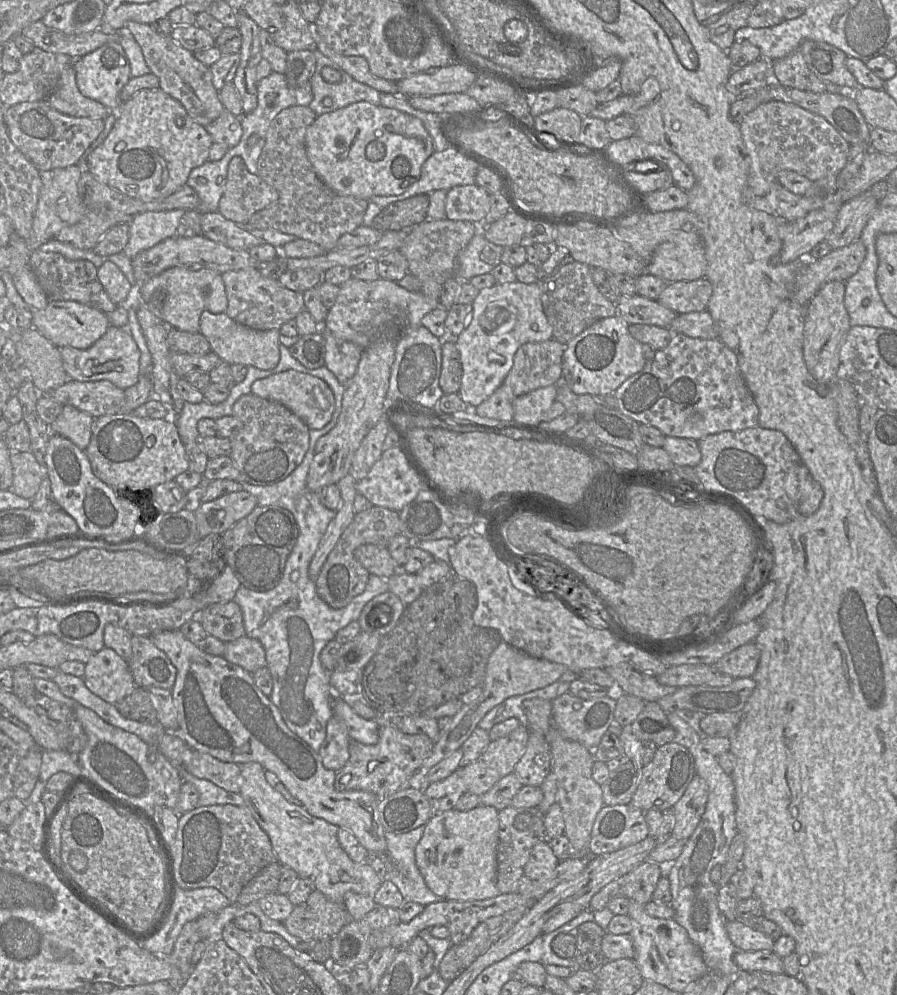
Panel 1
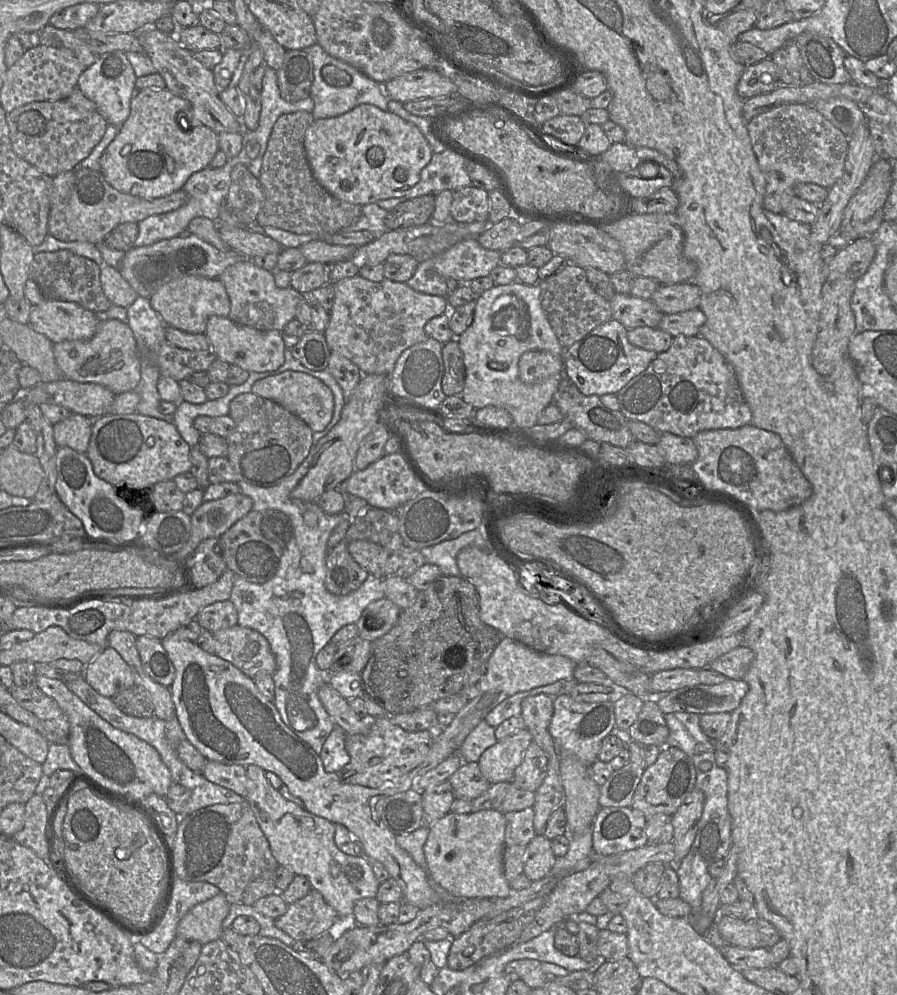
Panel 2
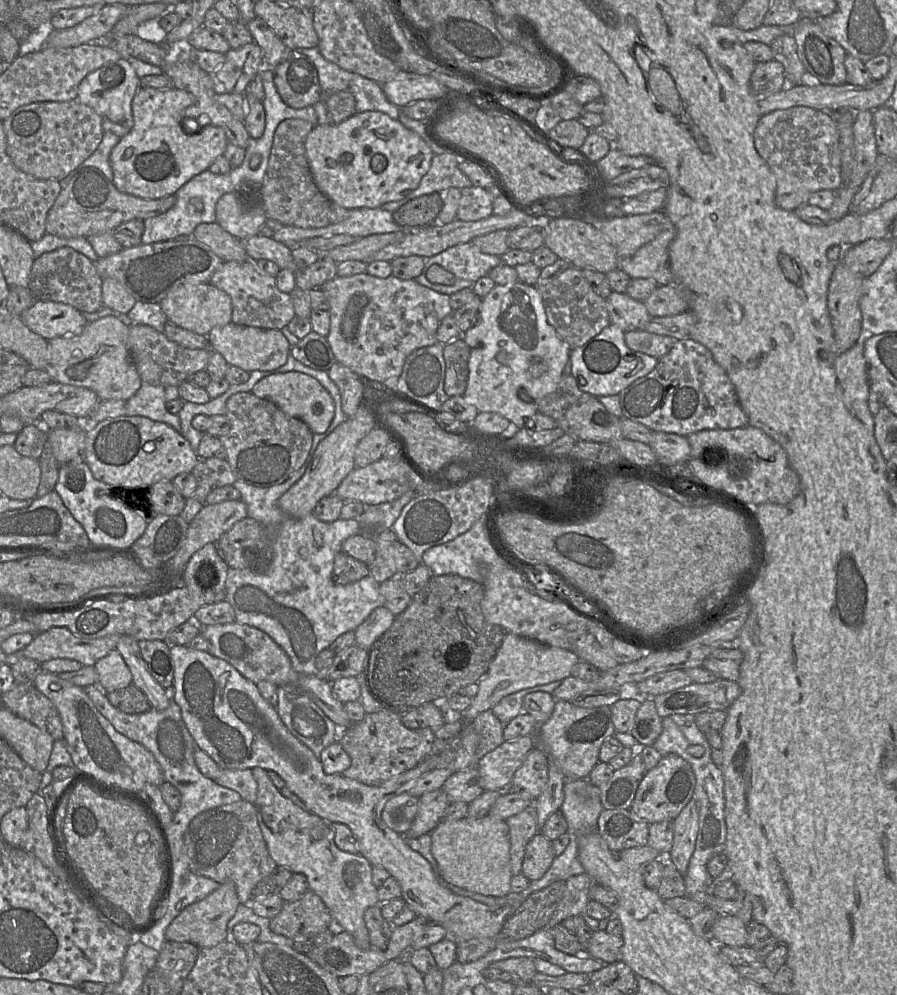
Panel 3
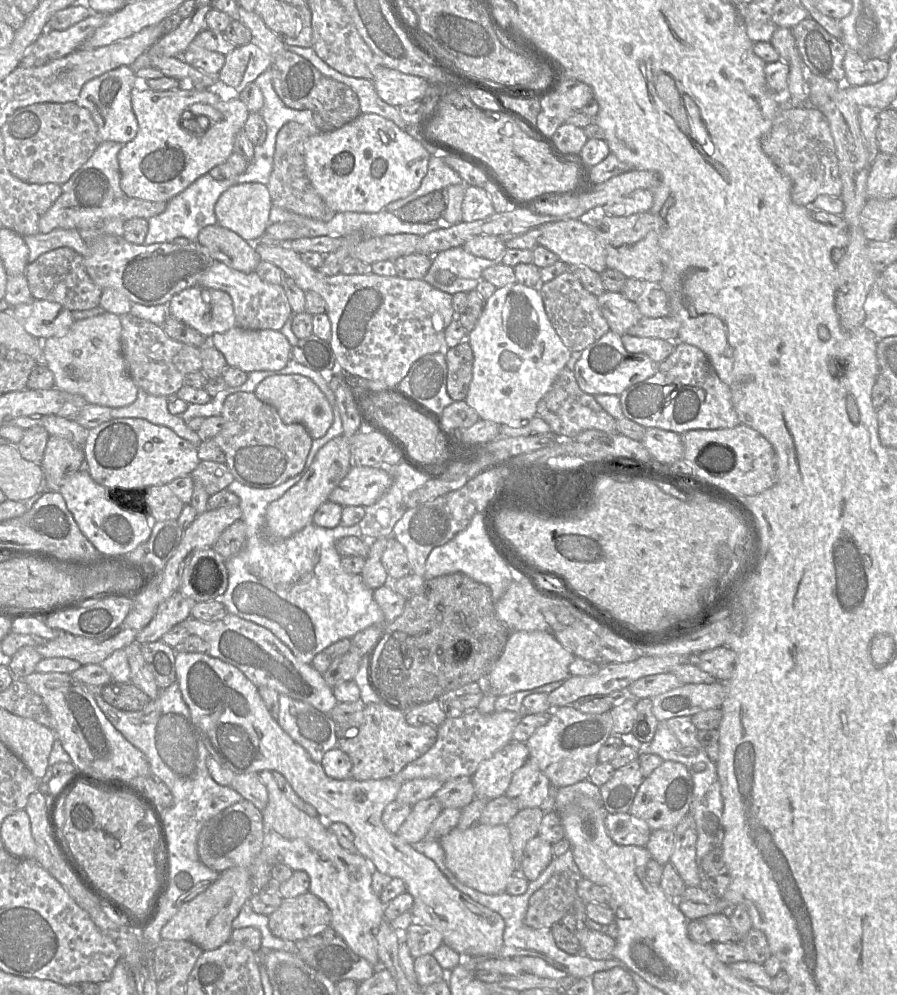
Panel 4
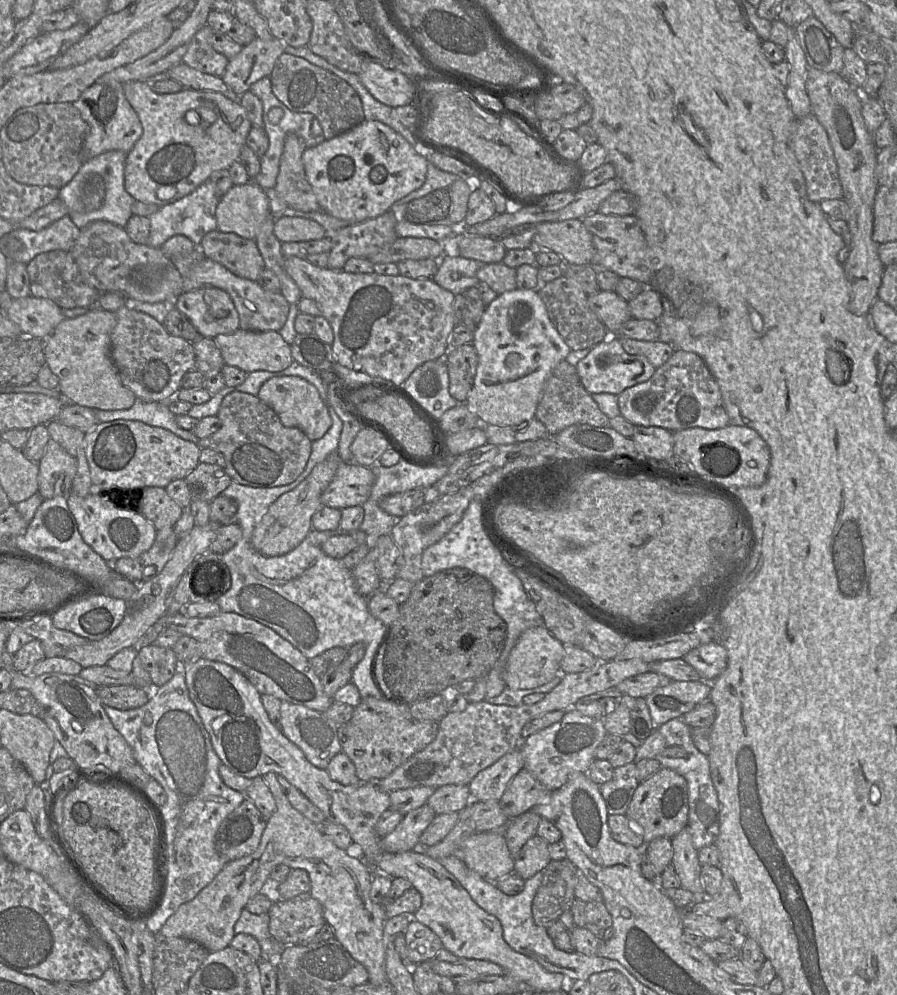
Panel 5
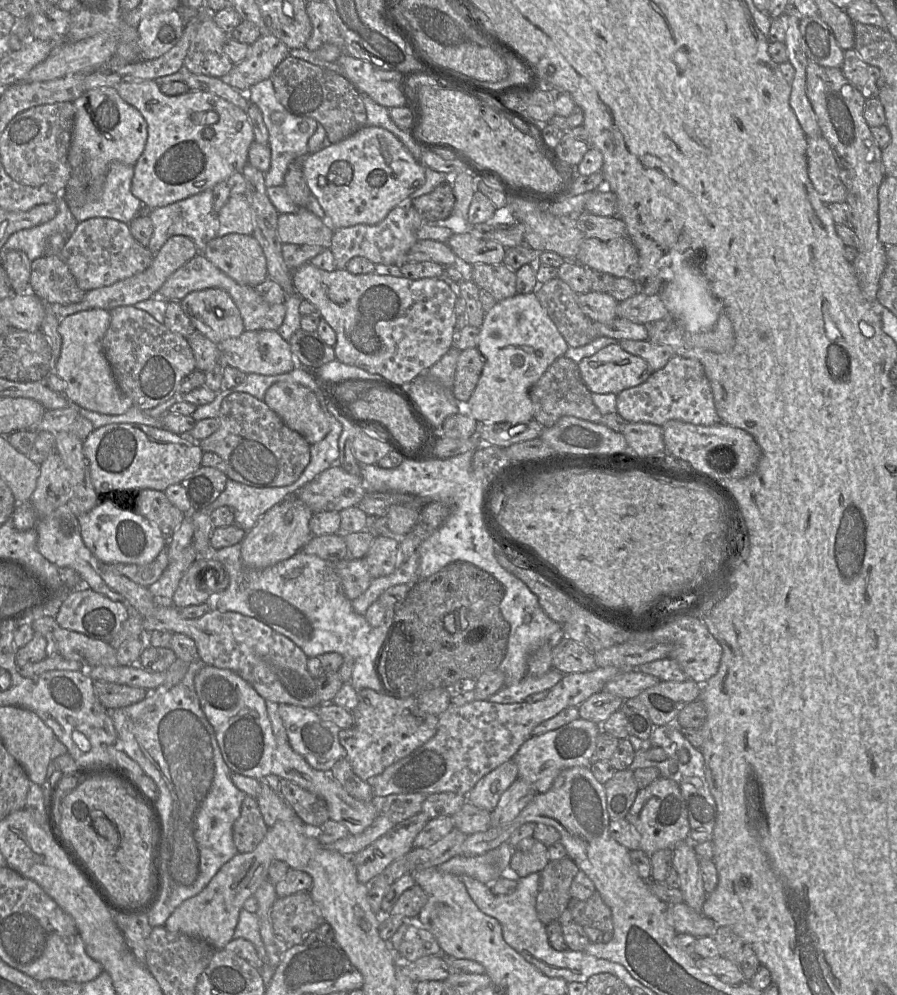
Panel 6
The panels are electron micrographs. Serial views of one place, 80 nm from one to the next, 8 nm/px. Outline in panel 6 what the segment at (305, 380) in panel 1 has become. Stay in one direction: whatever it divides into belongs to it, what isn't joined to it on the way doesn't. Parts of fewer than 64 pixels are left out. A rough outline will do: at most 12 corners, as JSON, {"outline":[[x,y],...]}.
{"outline":[[276,382],[263,401],[310,445],[330,431],[316,394]]}

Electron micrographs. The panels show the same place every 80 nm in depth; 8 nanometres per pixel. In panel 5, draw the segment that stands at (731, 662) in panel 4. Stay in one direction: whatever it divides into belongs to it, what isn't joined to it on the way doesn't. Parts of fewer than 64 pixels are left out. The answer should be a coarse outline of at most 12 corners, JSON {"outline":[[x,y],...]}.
{"outline":[[712,641],[683,659],[714,681],[727,668],[728,652]]}

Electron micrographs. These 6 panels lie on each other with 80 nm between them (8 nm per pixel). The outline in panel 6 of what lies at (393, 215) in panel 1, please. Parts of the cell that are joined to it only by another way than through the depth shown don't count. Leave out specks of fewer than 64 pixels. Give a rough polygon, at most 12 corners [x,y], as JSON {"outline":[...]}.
{"outline":[[451,179],[409,204],[426,223],[451,218]]}

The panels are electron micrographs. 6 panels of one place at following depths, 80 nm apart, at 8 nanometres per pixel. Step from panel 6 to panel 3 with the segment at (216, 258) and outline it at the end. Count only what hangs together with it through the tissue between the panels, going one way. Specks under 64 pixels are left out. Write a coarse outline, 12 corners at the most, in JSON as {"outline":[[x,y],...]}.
{"outline":[[217,222],[200,223],[194,238],[224,262],[248,260],[243,241]]}

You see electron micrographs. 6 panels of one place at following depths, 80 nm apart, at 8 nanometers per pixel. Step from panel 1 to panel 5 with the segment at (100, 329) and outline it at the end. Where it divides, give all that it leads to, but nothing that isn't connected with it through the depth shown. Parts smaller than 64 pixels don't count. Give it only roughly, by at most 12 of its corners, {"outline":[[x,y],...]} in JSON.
{"outline":[[29,295],[3,311],[25,336],[45,340],[66,317]]}

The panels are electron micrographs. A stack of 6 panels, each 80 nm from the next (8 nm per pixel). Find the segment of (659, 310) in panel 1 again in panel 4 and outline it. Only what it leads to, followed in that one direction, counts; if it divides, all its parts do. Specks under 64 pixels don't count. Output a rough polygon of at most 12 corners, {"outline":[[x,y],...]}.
{"outline":[[605,291],[597,301],[620,336],[643,317],[636,302]]}

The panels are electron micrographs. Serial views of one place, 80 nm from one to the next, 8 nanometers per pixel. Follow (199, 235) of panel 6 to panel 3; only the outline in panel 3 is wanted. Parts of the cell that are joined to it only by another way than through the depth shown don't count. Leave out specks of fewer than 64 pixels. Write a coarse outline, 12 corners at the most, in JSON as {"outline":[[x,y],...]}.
{"outline":[[207,170],[175,193],[168,211],[144,220],[141,244],[192,236],[216,222],[219,198],[235,191]]}

